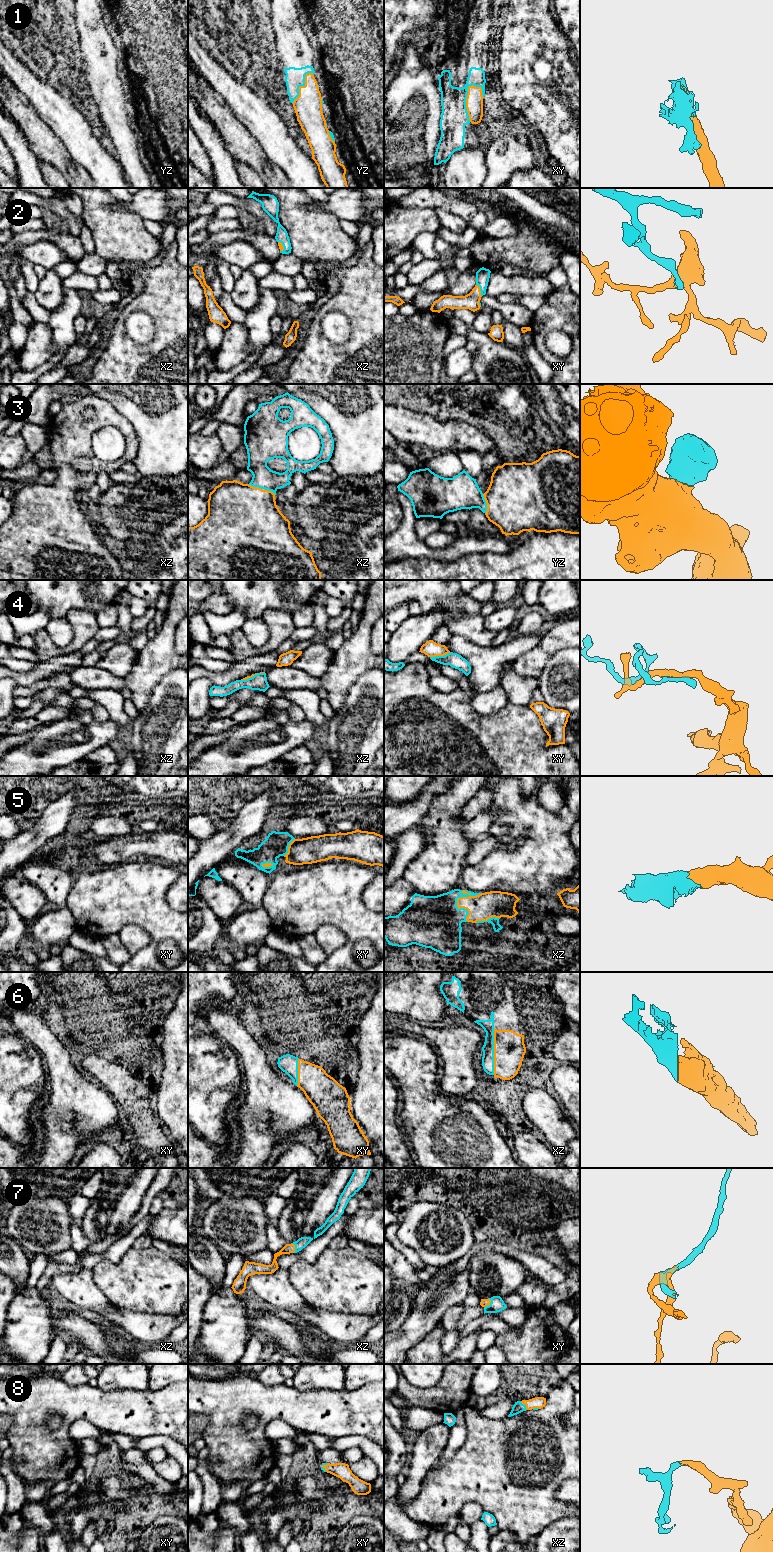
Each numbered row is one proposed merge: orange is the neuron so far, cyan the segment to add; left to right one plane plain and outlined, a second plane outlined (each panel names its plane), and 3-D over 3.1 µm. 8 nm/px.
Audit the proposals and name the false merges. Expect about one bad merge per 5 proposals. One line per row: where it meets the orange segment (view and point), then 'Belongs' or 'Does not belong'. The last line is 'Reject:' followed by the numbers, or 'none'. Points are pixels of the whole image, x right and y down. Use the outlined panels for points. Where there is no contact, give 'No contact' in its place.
1: Touches orange at xy (466, 102). Belongs
2: Touches orange at xy (479, 290). Belongs
3: Touches orange at yz (486, 503). Belongs
4: Touches orange at xy (440, 655). Does not belong
5: Touches orange at xz (457, 904). Belongs
6: Touches orange at xz (494, 1052). Belongs
7: Touches orange at xy (489, 1303). Belongs
8: Touches orange at xz (524, 1404). Belongs
Reject: 4

